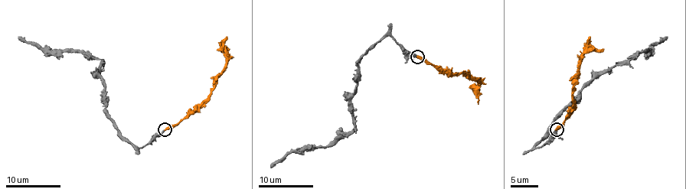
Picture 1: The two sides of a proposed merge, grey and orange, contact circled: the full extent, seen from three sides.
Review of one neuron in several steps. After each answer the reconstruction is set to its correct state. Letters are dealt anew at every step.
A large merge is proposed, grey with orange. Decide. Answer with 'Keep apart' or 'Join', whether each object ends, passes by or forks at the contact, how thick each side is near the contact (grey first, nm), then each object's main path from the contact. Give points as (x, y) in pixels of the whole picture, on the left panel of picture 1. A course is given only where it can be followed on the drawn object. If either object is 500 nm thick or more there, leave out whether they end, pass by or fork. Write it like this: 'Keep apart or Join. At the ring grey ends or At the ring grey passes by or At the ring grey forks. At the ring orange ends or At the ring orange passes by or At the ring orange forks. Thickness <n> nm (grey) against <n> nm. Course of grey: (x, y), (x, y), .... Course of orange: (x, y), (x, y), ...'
Join. At the ring grey ends. At the ring orange ends. Thickness 320 nm (grey) against 400 nm. Course of grey: (165, 129), (142, 147), (132, 145), (106, 109), (102, 61), (80, 52), (40, 49), (17, 37). Course of orange: (165, 129), (174, 128), (210, 93), (213, 79), (226, 63), (226, 50)

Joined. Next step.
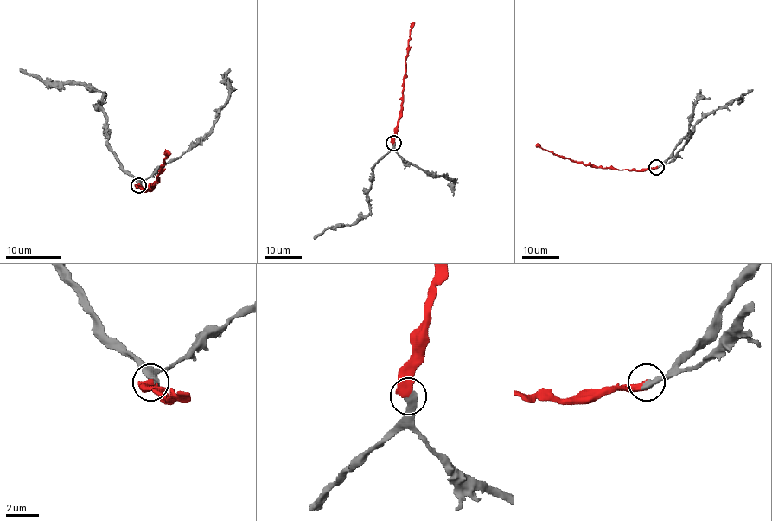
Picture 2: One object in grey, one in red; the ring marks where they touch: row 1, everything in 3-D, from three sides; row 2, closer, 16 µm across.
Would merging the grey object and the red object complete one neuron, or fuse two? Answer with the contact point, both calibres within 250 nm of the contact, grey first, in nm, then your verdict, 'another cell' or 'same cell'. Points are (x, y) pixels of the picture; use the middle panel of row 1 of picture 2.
(393, 143) | 500/550 nm | same cell

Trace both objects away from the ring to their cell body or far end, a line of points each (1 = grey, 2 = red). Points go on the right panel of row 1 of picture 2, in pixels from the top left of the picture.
1: (657, 167), (705, 117), (752, 89)
2: (657, 167), (640, 170), (591, 167), (563, 158), (536, 144)

